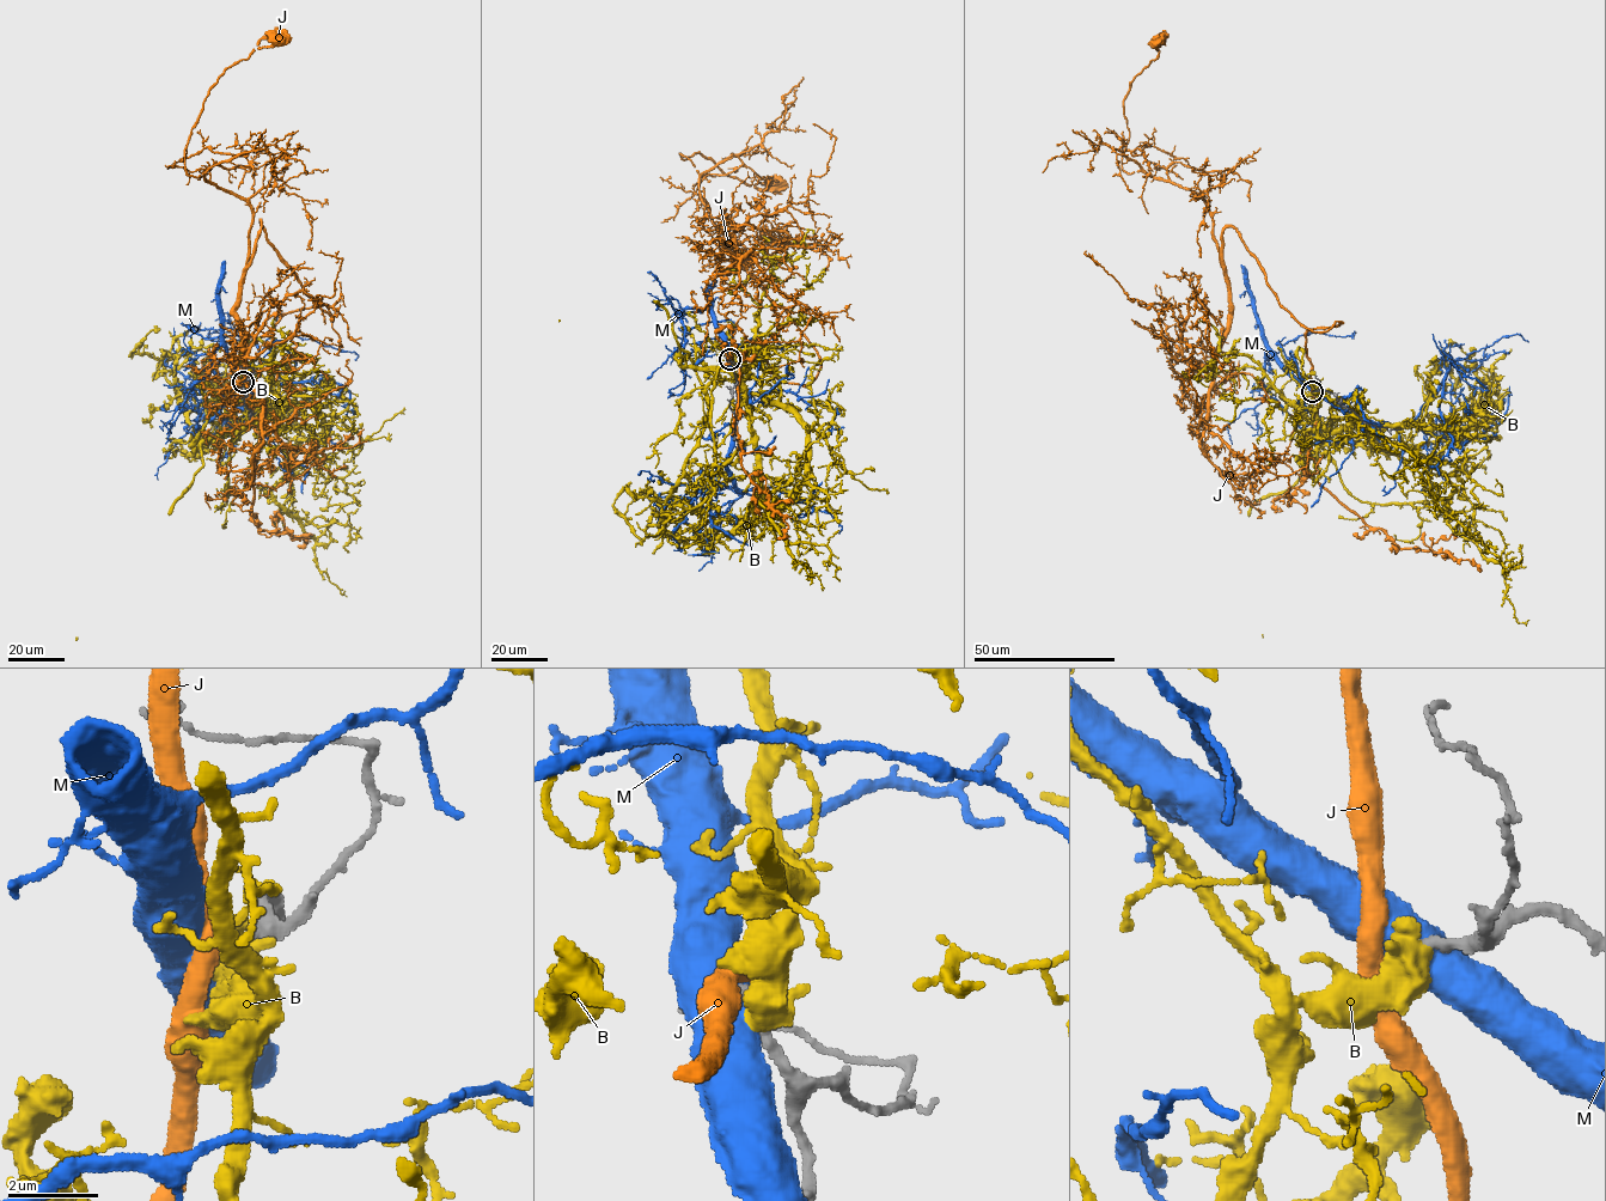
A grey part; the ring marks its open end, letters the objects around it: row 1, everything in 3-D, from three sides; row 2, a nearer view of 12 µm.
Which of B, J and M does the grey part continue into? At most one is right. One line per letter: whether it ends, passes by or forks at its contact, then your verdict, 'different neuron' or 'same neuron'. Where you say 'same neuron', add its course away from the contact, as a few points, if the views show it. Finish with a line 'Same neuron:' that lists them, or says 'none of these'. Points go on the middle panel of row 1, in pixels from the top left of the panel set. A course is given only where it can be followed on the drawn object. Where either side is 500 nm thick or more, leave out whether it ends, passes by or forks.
B: different neuron
J: it passes by; different neuron
M: different neuron
Same neuron: none of these

